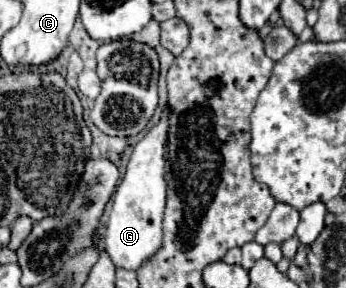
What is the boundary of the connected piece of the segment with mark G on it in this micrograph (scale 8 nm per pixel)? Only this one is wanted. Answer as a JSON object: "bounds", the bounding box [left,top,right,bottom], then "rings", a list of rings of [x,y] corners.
{"bounds":[105,110,167,270],"rings":[[[165,110],[161,122],[149,130],[135,146],[131,160],[127,164],[127,172],[115,192],[113,208],[109,214],[107,230],[105,230],[105,252],[113,260],[117,268],[139,270],[139,266],[149,260],[163,242],[161,220],[165,209],[165,148],[167,148],[167,114]]]}

